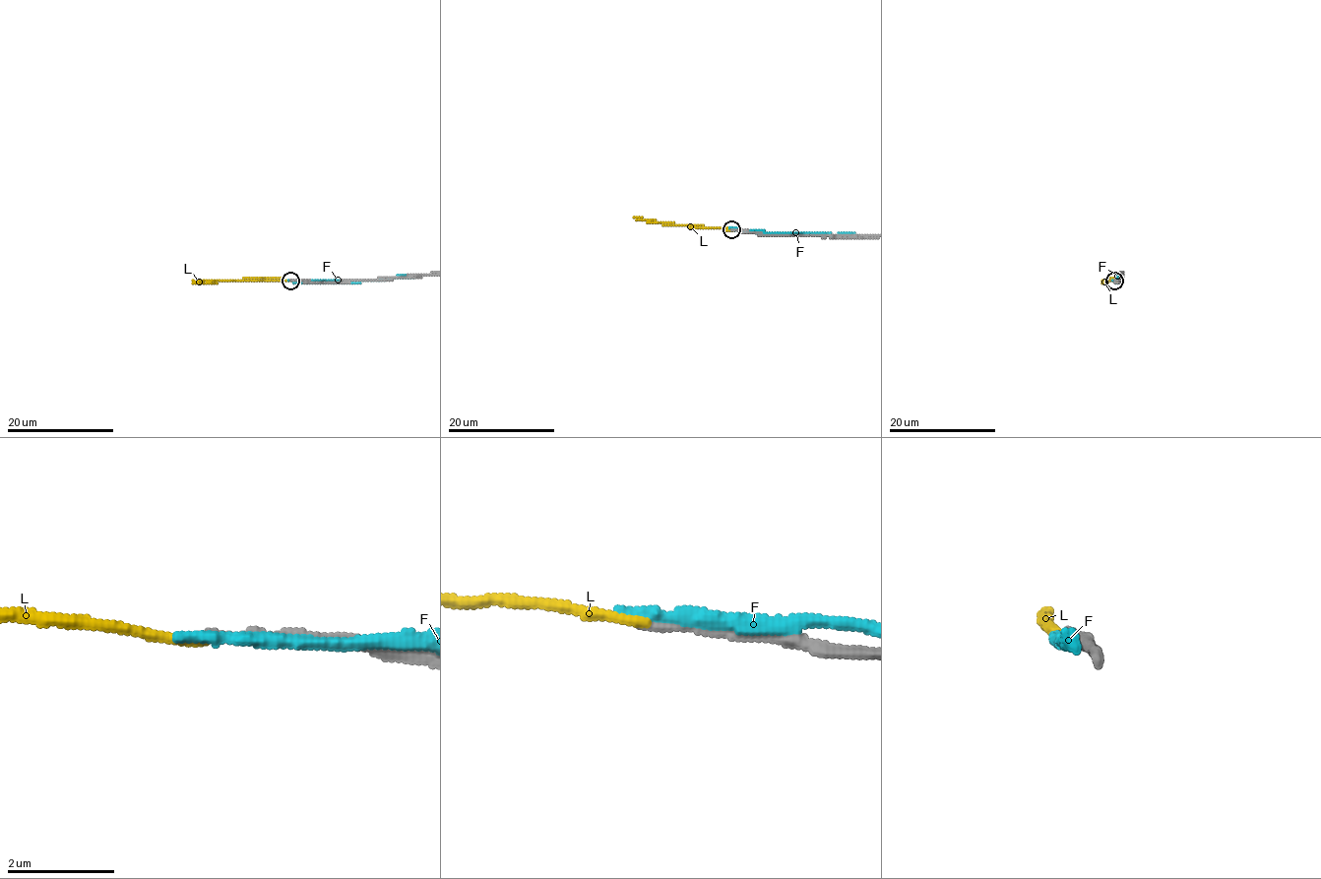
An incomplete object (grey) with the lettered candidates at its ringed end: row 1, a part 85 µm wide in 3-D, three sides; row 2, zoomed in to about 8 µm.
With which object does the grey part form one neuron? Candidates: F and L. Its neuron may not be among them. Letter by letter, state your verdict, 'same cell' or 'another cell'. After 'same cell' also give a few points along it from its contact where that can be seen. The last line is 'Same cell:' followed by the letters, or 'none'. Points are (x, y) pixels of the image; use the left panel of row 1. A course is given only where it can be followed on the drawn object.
F: another cell
L: another cell
Same cell: none

